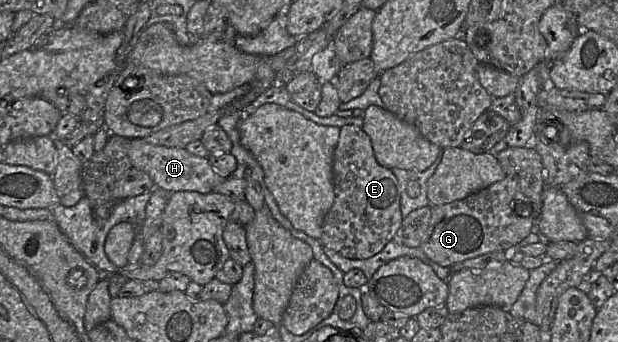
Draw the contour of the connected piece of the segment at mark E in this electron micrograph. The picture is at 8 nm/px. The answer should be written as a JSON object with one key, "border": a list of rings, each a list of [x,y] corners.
{"border":[[[356,125],[340,128],[332,171],[335,200],[323,221],[320,243],[348,259],[368,259],[382,251],[402,224],[400,185],[391,169],[377,162],[370,137]]]}

